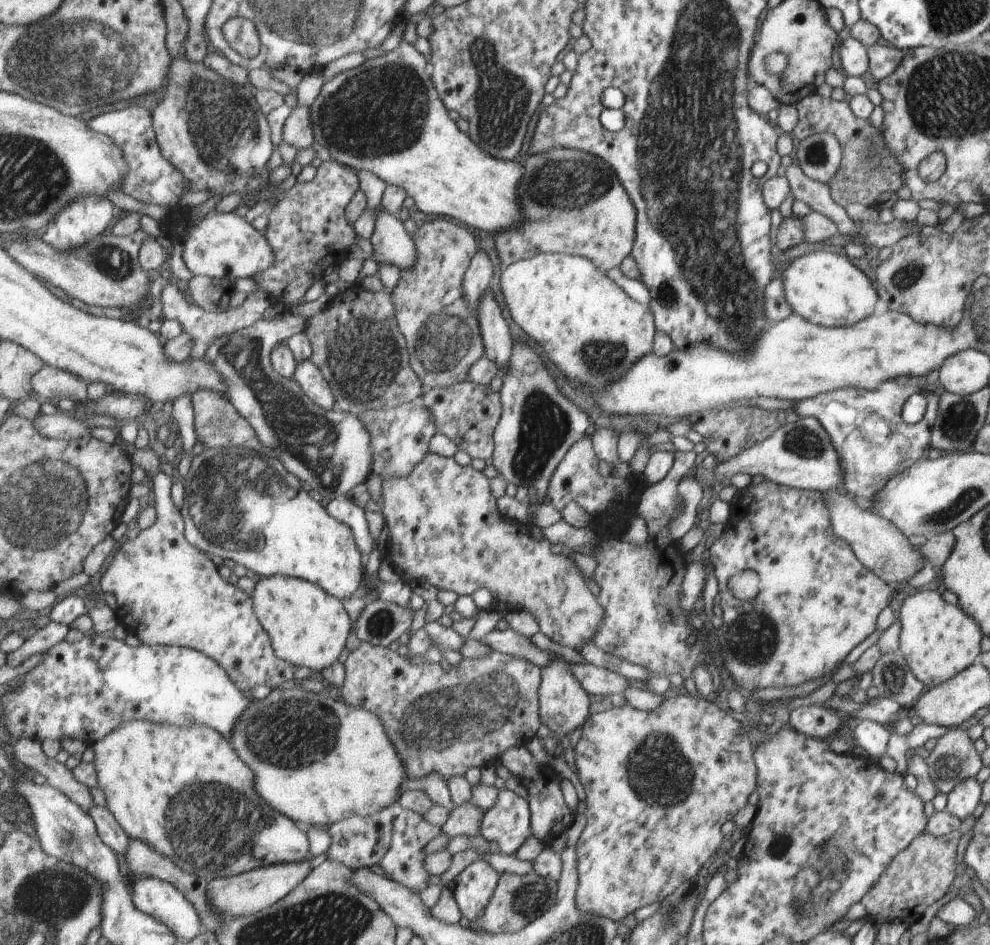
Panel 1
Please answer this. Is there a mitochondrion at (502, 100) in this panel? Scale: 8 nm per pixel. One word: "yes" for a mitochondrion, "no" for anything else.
yes

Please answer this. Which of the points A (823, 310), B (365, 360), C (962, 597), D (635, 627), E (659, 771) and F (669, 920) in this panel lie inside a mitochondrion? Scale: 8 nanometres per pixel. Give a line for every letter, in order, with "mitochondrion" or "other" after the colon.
A: other
B: mitochondrion
C: other
D: mitochondrion
E: mitochondrion
F: mitochondrion

